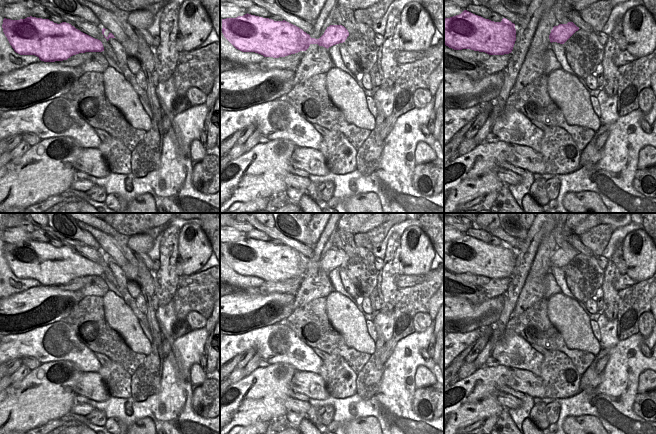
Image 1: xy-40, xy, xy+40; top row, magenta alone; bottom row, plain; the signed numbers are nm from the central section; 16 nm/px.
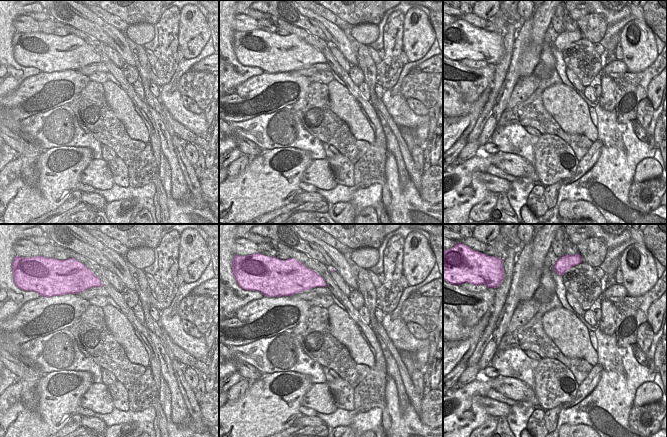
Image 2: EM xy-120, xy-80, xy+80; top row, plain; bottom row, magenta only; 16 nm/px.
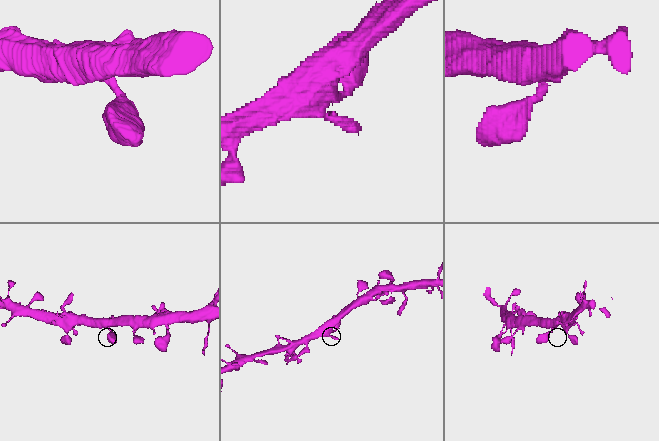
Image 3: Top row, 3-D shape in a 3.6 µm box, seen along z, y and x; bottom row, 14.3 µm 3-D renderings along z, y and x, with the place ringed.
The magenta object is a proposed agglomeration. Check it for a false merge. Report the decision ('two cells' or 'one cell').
one cell

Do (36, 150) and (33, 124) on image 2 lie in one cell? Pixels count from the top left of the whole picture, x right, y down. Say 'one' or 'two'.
two

